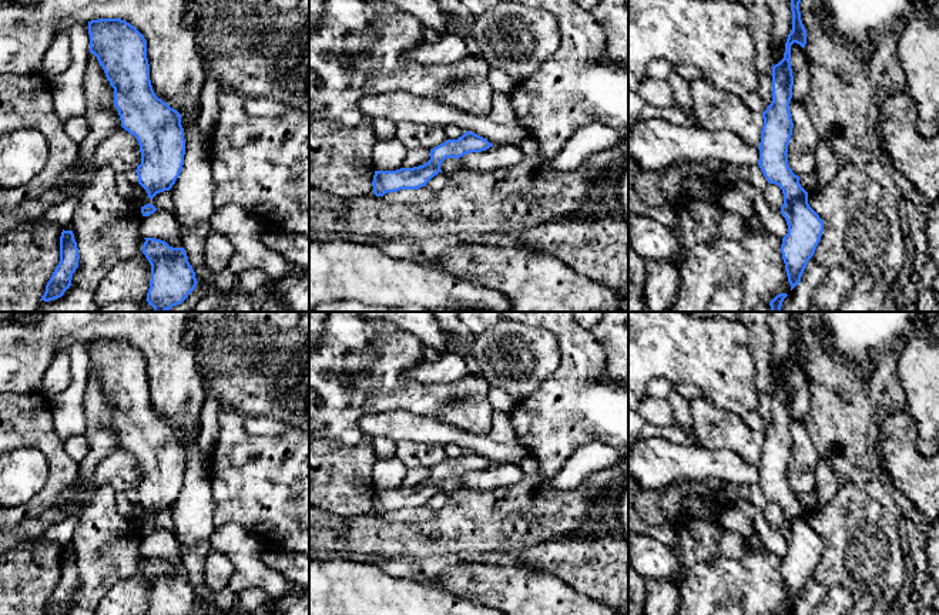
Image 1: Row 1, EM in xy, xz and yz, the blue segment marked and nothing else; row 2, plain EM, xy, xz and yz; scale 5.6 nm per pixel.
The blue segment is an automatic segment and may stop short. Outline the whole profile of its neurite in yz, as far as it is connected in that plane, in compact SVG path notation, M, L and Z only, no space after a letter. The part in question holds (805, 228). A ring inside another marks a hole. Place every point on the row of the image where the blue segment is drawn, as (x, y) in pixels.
M791 0L792 30L785 43L784 58L772 64L772 101L762 112L764 125L759 142L758 165L769 184L782 189L781 214L787 221L788 233L782 238L781 253L791 290L814 256L824 232L824 221L808 204L808 192L801 186L799 177L788 164L788 145L794 122L789 111L794 75L791 68L791 46L806 44L806 30L801 20L801 0Z

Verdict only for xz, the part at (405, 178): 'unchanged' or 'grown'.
unchanged

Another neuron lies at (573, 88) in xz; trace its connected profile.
M507 0L550 11L559 26L560 44L539 71L510 94L517 122L539 144L541 157L553 159L581 128L600 121L628 140L628 65L604 64L606 33L601 24L576 0Z

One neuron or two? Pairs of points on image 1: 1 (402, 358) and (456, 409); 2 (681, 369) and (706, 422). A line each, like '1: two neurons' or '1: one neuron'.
1: one neuron
2: two neurons

